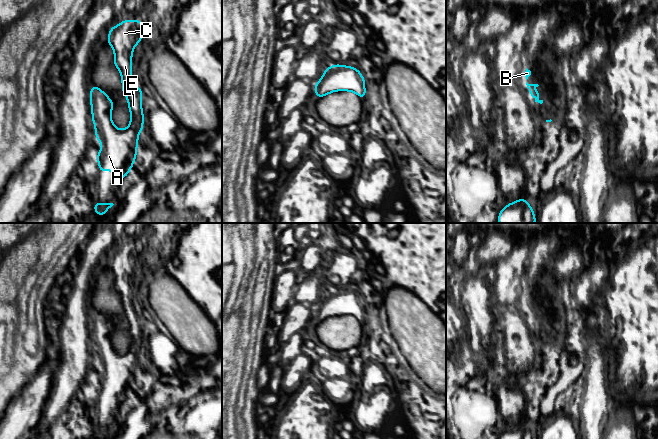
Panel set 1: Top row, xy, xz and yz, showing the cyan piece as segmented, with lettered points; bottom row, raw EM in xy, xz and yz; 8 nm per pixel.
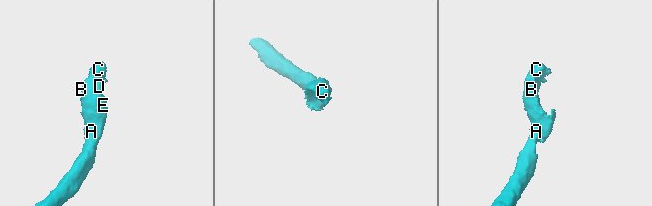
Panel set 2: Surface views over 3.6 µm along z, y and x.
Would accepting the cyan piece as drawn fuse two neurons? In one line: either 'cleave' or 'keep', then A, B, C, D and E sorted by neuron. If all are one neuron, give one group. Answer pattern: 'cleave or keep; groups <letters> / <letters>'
keep; groups A B C D E

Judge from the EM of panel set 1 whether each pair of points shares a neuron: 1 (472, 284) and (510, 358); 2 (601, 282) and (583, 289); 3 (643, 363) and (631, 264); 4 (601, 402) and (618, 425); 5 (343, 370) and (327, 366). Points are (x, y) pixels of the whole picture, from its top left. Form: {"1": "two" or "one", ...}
{"1": "two", "2": "one", "3": "one", "4": "two", "5": "one"}

